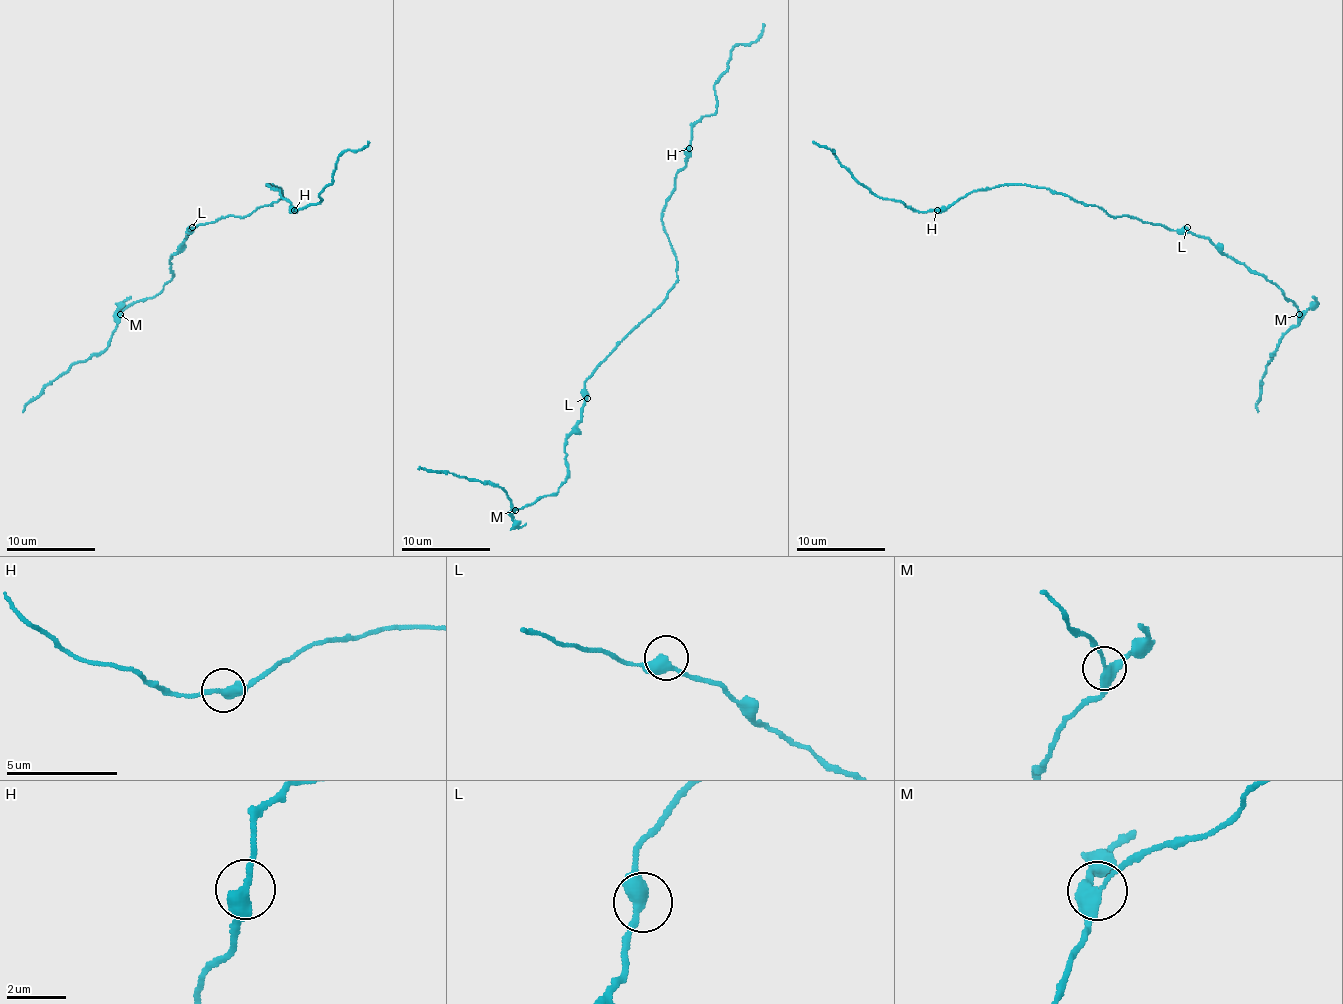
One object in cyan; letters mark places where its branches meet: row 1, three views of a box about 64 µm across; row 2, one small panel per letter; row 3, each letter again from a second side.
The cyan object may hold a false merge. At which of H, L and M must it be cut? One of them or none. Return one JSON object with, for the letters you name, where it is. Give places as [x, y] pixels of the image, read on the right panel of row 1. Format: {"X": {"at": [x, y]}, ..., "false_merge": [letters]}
{"M": {"at": [1299, 314]}, "false_merge": ["M"]}

